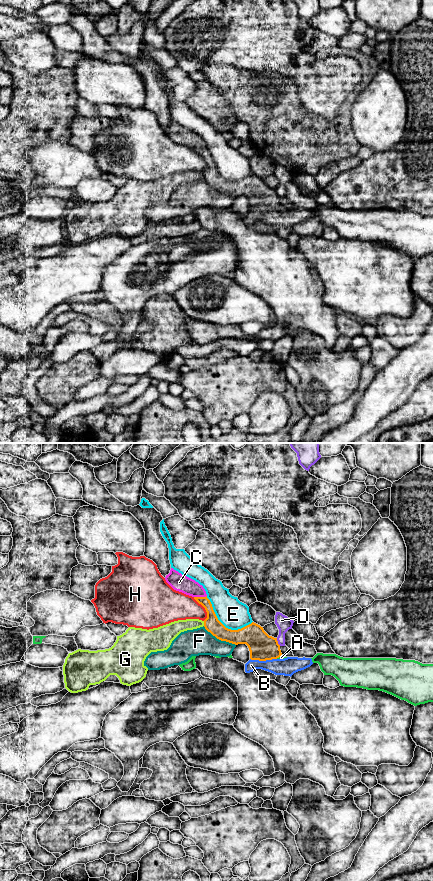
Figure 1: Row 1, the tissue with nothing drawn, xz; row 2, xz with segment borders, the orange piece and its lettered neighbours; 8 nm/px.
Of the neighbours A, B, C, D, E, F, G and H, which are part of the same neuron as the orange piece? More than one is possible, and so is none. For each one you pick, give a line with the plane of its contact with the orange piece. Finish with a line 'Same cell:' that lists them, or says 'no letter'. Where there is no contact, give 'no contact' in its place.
B: xz
Same cell: B

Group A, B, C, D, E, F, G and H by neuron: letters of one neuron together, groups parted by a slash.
A / B / C / D / E / F / G / H

